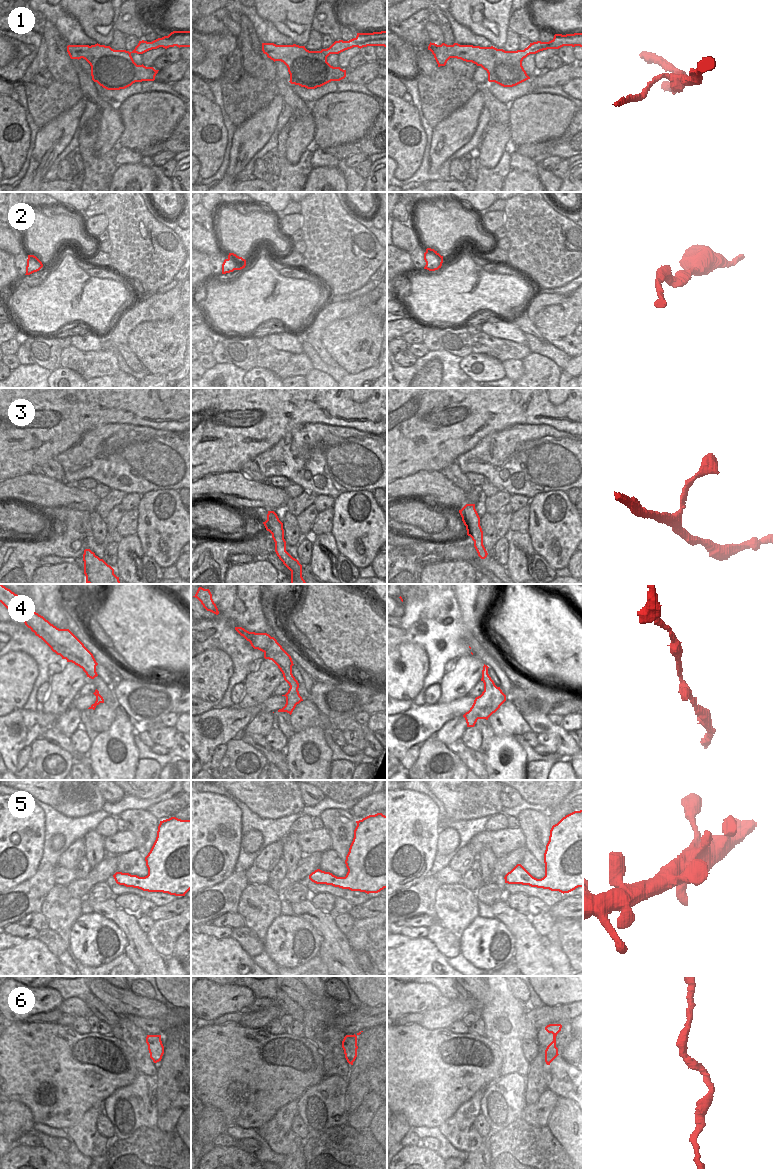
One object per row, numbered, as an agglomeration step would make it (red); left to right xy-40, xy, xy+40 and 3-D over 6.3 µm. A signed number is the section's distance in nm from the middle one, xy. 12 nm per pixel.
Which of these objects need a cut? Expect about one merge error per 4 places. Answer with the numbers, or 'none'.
1

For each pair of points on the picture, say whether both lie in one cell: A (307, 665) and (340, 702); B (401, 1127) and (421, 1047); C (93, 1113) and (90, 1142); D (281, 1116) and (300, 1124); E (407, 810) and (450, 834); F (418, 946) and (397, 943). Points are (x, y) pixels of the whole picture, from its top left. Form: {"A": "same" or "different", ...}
{"A": "different", "B": "different", "C": "same", "D": "different", "E": "different", "F": "same"}

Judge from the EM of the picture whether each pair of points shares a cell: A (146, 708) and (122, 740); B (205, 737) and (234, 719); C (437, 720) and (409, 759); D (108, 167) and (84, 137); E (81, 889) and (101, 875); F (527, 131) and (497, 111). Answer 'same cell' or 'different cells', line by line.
A: different cells
B: same cell
C: different cells
D: same cell
E: same cell
F: different cells

